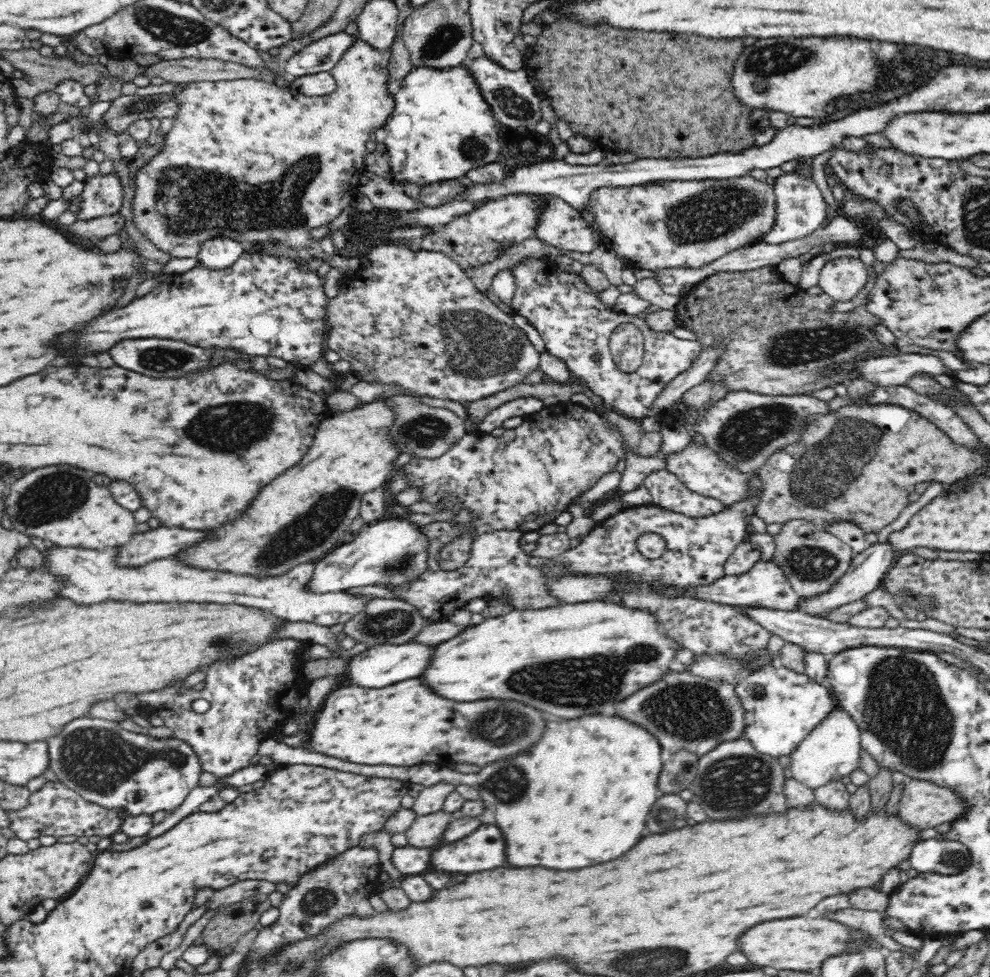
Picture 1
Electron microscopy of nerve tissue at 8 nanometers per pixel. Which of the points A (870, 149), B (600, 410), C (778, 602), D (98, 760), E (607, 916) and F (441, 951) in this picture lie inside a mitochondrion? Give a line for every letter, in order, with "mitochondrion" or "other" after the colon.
A: other
B: other
C: other
D: mitochondrion
E: other
F: other

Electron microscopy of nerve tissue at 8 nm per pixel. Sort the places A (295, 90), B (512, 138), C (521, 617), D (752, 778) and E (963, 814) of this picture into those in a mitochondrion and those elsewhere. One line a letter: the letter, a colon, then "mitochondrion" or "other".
A: other
B: mitochondrion
C: other
D: mitochondrion
E: other

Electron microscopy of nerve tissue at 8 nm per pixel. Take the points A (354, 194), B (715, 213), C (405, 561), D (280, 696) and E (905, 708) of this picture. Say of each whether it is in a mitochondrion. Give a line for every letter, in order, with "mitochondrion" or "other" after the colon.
A: other
B: mitochondrion
C: mitochondrion
D: other
E: mitochondrion

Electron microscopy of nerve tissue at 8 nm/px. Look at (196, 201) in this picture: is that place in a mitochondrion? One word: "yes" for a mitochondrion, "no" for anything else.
yes

